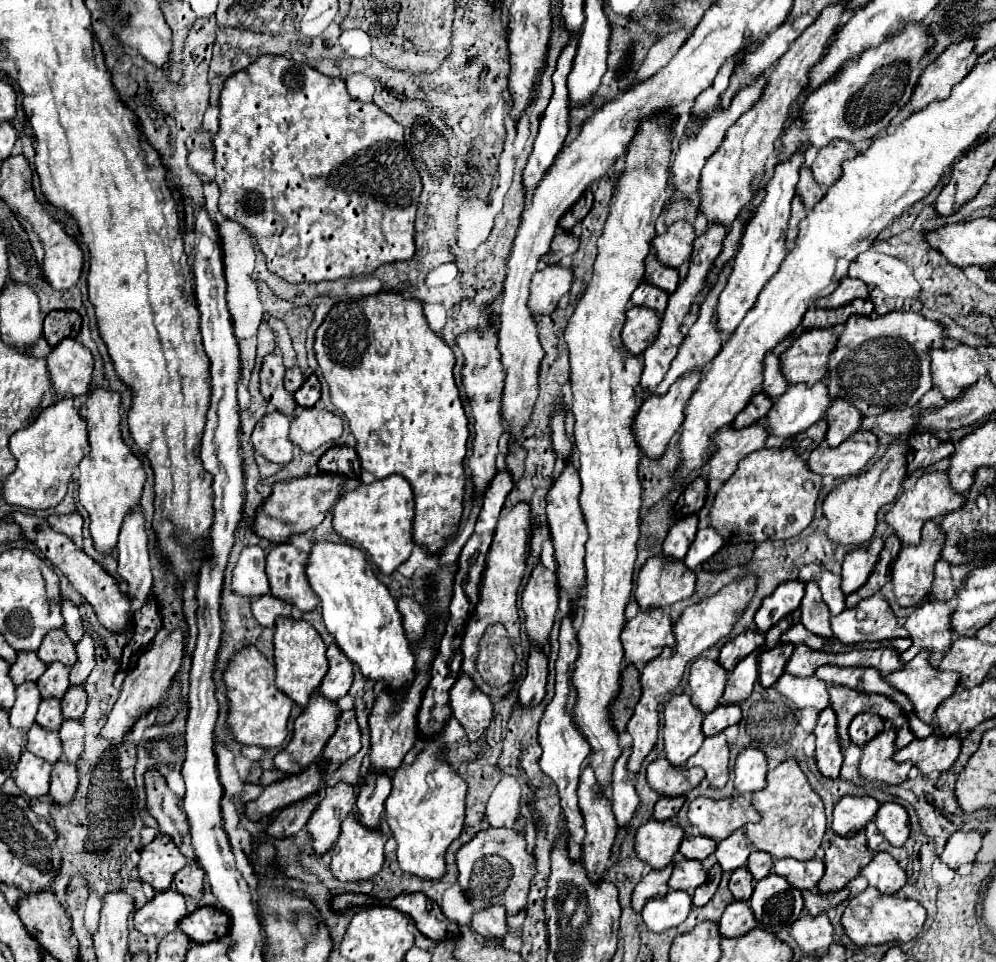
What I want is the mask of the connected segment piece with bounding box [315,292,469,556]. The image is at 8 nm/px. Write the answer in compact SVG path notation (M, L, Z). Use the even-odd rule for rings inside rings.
M380 292L371 297L359 298L357 302L343 302L337 306L337 312L331 312L325 322L319 326L317 336L315 336L315 352L317 352L317 362L323 370L323 376L329 384L331 390L331 402L335 404L335 408L339 408L343 412L343 416L349 422L349 428L357 440L357 454L361 460L363 470L371 472L377 480L383 480L387 476L399 474L405 480L409 480L413 494L415 494L415 520L413 520L413 542L417 546L427 548L427 552L431 554L441 554L441 550L447 546L447 540L451 534L457 532L459 522L461 522L461 514L463 514L463 496L465 496L465 470L463 470L463 458L467 454L467 438L469 438L469 428L467 428L467 416L463 412L463 404L459 398L459 390L455 386L453 380L453 366L455 366L455 356L453 350L447 348L447 344L443 344L443 338L439 338L435 332L429 330L425 314L423 314L423 304L419 300L405 300L401 294L397 292Z

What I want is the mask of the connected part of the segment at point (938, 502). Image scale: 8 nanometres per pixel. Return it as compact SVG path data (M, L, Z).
M937 470L937 472L927 472L923 474L915 488L913 490L905 490L897 502L891 506L889 514L885 516L887 518L887 524L891 526L891 530L895 532L895 536L899 536L899 540L905 544L905 546L911 546L911 544L919 544L921 540L921 528L927 520L935 520L935 522L941 522L943 516L947 516L949 512L955 512L959 506L965 504L965 496L955 492L951 488L951 482L949 482L949 476L947 476L947 470Z

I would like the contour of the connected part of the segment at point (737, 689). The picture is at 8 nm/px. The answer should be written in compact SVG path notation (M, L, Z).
M759 650L743 658L735 670L729 672L727 688L723 692L723 704L739 704L747 700L759 678Z

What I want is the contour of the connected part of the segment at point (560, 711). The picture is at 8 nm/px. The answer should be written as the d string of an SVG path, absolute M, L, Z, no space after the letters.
M567 616L561 624L561 634L559 634L559 656L555 662L555 670L557 670L557 678L555 678L555 696L553 700L547 704L543 718L539 722L539 746L543 750L541 754L541 770L557 784L559 788L559 798L561 798L561 808L563 808L563 816L567 820L567 852L571 856L573 862L581 862L581 848L583 848L583 838L585 838L585 828L583 828L583 816L581 810L577 806L577 786L579 786L579 776L581 776L581 768L585 758L591 752L591 746L587 744L587 740L583 740L581 732L575 730L573 724L573 704L577 700L577 694L573 694L573 686L571 686L571 676L573 676L573 664L579 656L579 646L577 646L577 632L573 628L573 618Z

